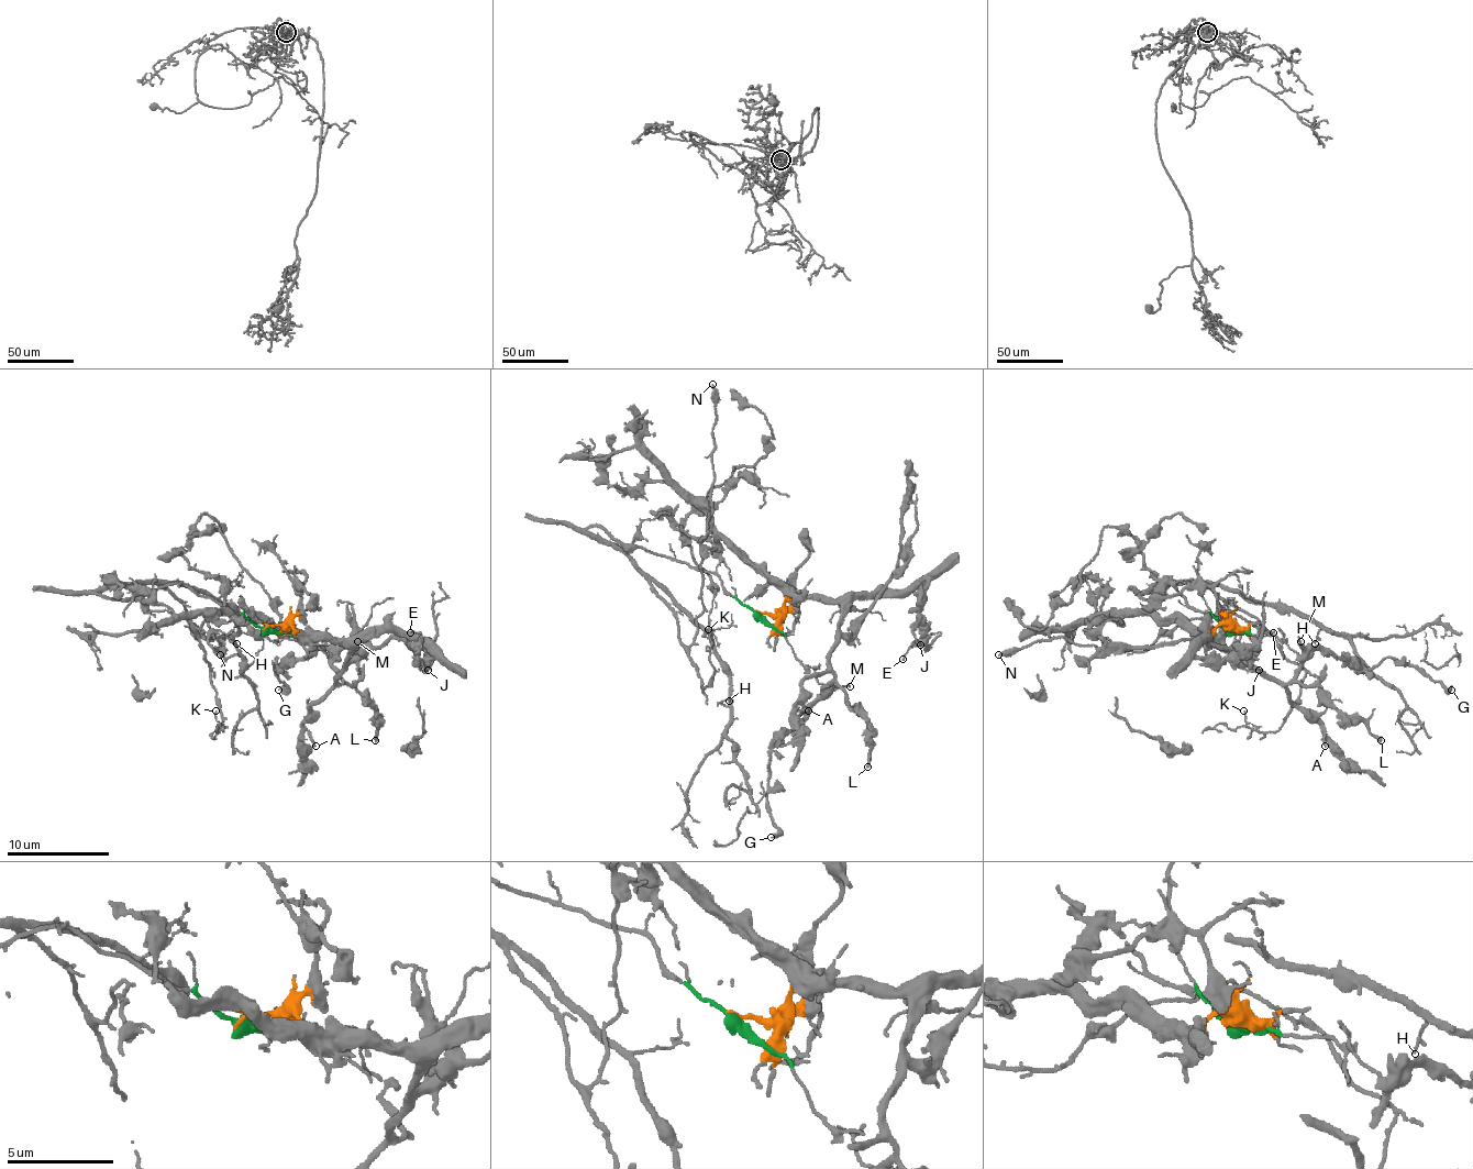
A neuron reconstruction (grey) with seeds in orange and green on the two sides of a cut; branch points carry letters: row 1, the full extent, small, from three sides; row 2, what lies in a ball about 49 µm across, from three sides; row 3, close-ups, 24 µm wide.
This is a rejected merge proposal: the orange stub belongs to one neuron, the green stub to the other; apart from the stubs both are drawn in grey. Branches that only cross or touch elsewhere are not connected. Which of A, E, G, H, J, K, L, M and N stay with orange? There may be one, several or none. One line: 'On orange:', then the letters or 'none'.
On orange: A, E, G, J, L, M

